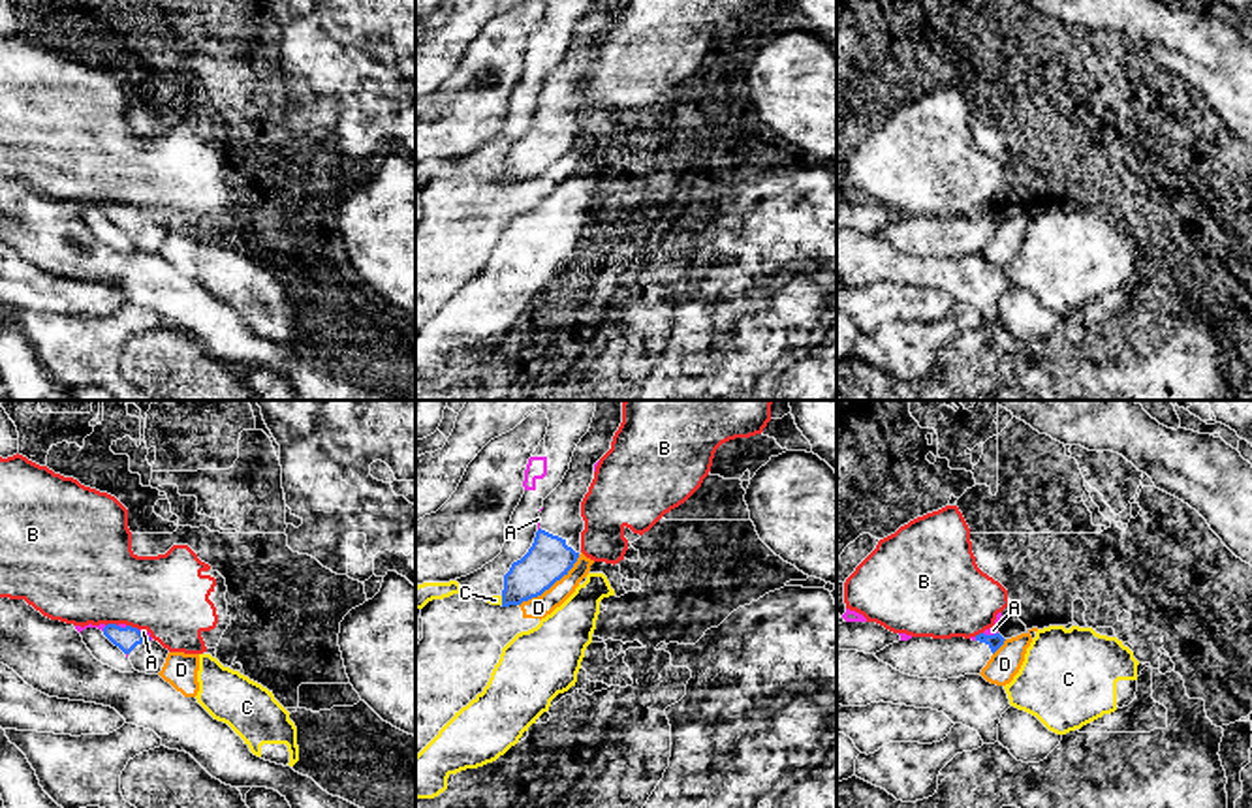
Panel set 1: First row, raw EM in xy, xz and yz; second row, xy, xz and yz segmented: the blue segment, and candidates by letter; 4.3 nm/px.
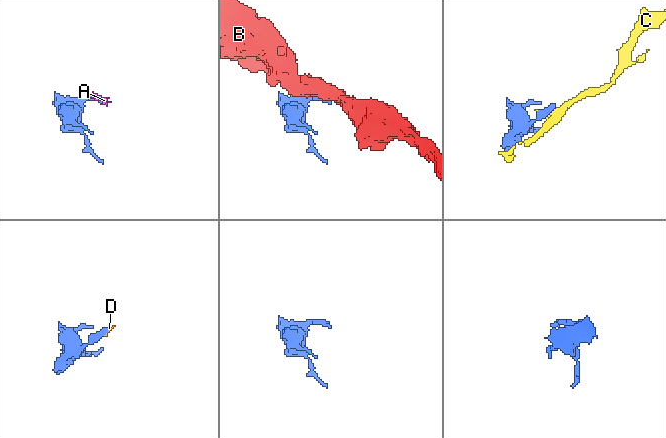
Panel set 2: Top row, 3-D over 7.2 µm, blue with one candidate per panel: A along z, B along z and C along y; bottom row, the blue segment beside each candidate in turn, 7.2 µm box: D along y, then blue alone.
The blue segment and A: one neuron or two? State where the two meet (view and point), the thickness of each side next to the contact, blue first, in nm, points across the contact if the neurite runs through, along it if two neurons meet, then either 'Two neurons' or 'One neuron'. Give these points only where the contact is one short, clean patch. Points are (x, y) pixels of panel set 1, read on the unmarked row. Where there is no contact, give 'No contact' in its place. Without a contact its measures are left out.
Touches blue at xy (145, 215). Thickness 100 nm (blue) against 20 nm. Two neurons

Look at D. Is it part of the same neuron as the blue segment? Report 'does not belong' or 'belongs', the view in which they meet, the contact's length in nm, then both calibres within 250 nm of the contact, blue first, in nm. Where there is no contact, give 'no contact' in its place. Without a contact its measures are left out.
does not belong; meets blue in xz; contact 340 nm long; 190 nm thick on the blue side, 100 nm on the other

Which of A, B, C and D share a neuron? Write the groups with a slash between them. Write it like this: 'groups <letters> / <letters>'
groups A D / B / C

